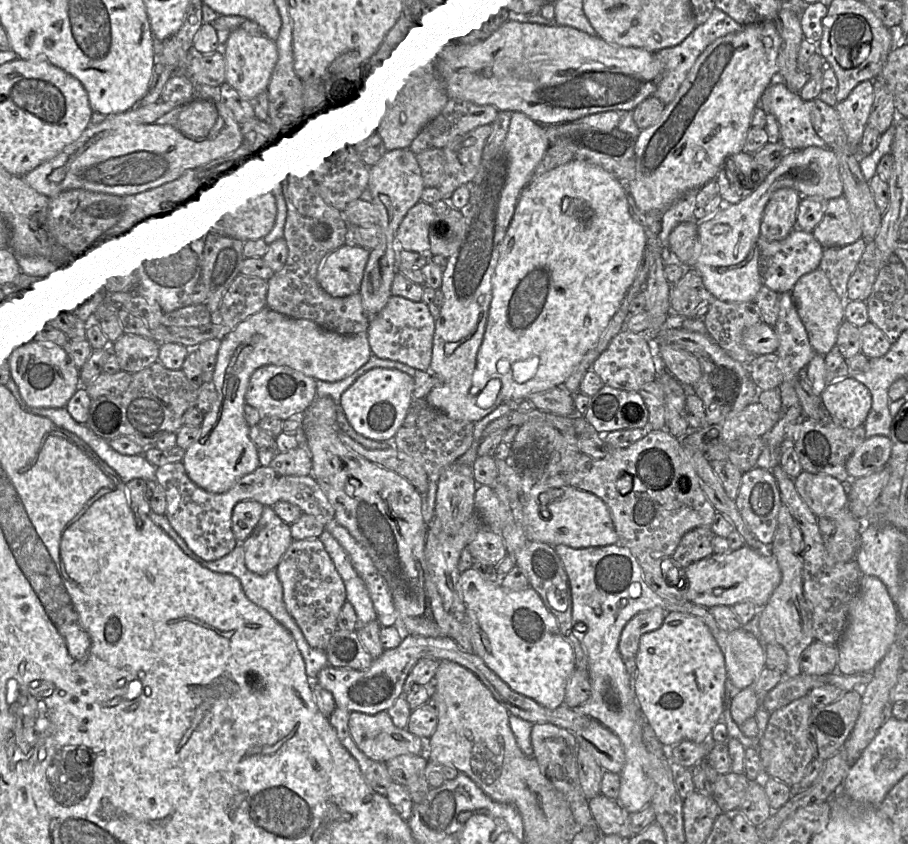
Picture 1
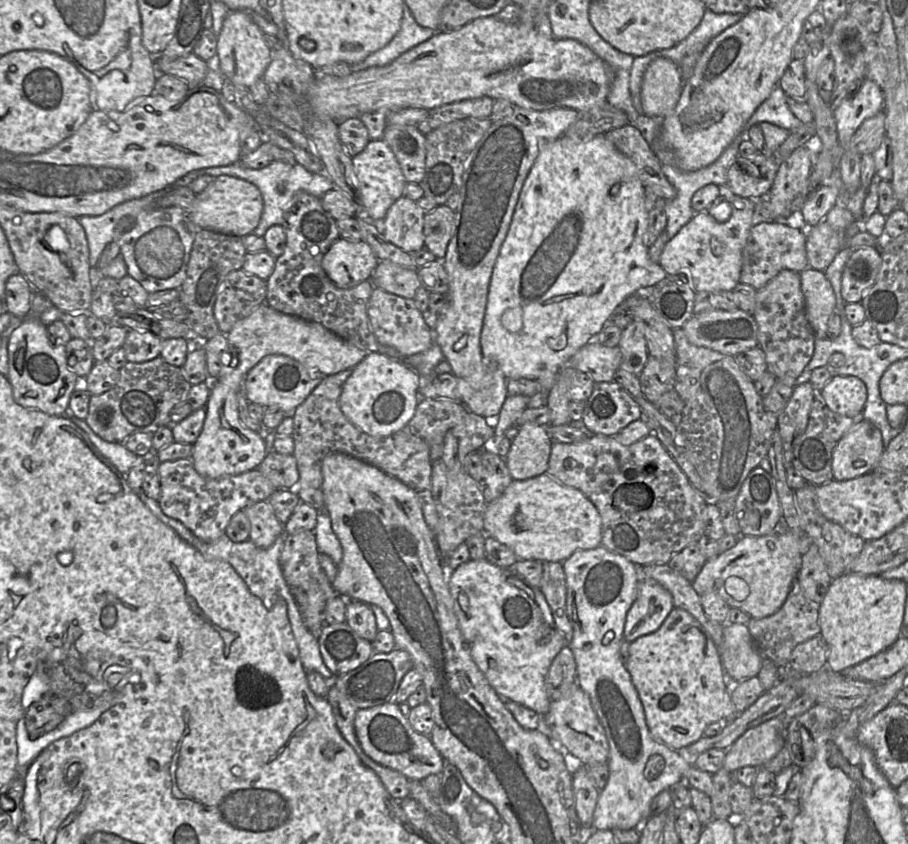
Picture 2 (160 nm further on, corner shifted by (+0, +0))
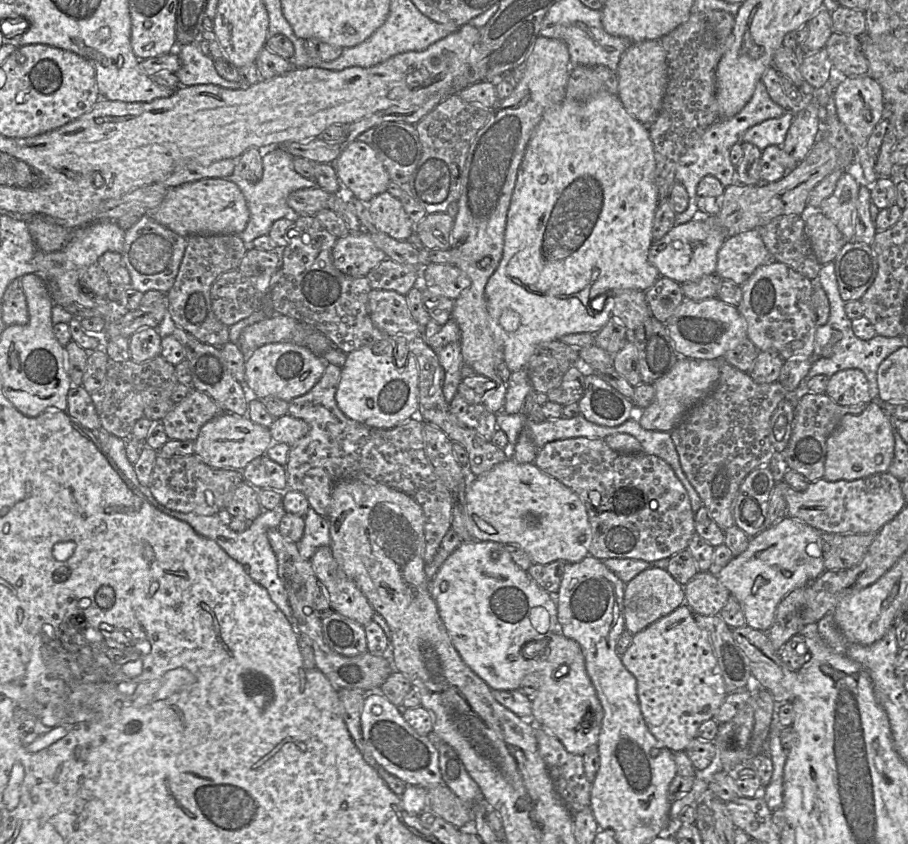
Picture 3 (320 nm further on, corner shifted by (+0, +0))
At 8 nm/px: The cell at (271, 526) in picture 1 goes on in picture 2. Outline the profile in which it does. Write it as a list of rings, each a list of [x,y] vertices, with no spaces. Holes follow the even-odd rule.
[[[267,500],[256,502],[241,511],[250,521],[249,539],[258,547],[270,547],[284,531],[284,525],[278,520]]]

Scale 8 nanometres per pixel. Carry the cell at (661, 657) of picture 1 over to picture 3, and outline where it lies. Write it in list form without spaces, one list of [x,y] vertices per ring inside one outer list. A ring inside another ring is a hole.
[[[682,604],[669,614],[659,618],[643,630],[633,634],[632,642],[626,651],[621,655],[621,661],[625,668],[633,674],[637,681],[637,696],[639,700],[640,710],[644,721],[652,733],[652,735],[661,741],[672,752],[685,751],[689,742],[696,738],[696,732],[700,725],[708,719],[711,719],[726,697],[726,687],[722,676],[717,658],[714,653],[708,632],[701,627],[695,620],[694,613],[687,604]]]

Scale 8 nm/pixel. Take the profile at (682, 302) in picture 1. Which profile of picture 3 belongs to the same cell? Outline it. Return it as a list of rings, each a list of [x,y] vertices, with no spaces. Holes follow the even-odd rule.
[[[660,277],[645,294],[651,315],[663,324],[685,299],[681,284],[666,277]]]

